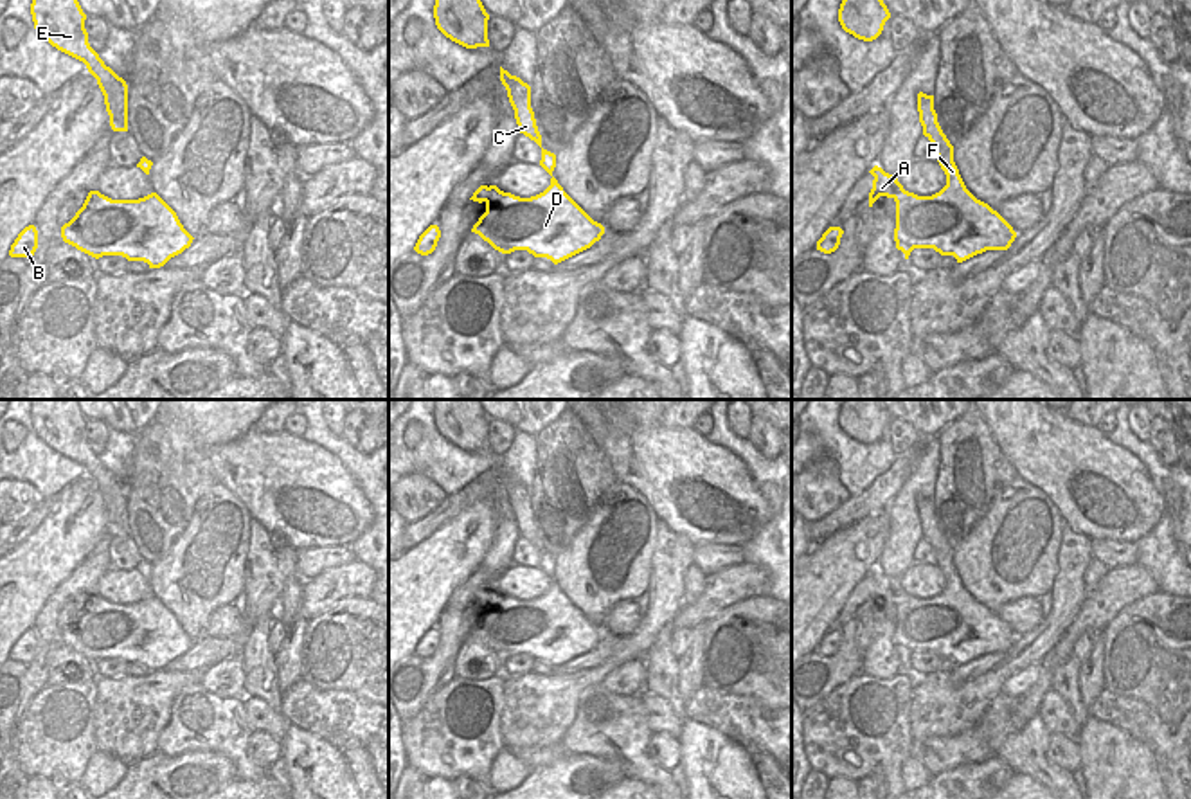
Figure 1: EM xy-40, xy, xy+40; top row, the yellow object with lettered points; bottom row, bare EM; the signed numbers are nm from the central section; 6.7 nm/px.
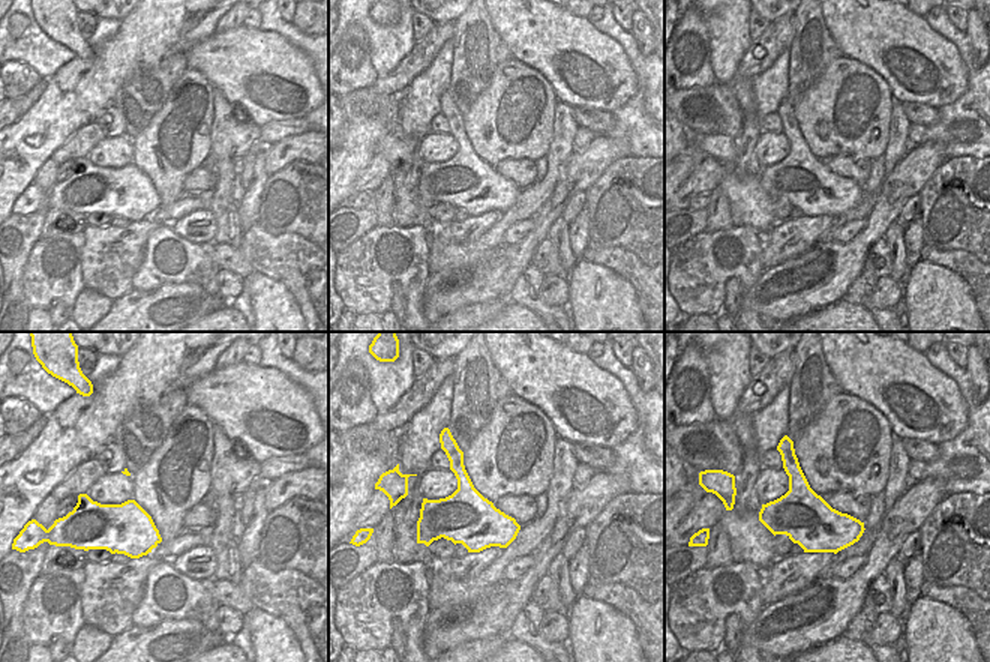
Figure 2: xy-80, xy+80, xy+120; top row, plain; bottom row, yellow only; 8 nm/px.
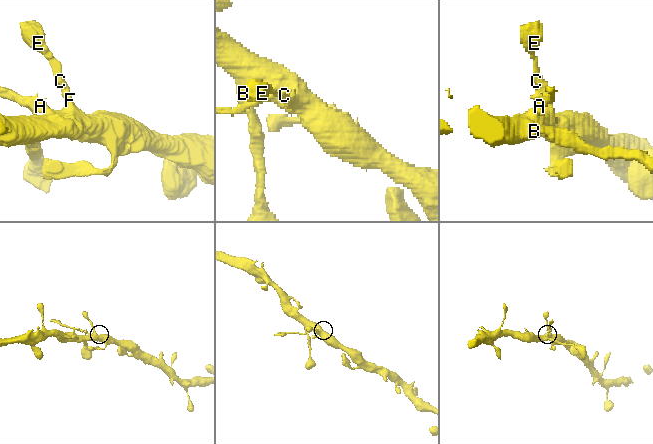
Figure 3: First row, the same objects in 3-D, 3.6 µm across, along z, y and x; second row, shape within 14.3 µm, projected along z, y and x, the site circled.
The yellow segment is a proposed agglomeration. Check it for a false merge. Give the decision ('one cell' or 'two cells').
two cells

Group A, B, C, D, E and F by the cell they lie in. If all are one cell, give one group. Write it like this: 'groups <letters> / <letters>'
groups A / B C D E F

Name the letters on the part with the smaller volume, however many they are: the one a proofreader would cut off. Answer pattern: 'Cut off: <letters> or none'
Cut off: A.

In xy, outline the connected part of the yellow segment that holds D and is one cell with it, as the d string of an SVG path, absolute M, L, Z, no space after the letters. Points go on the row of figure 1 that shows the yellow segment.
M552 176L551 185L531 198L489 185L486 212L471 232L502 254L527 250L558 265L599 241L604 227L594 221Z

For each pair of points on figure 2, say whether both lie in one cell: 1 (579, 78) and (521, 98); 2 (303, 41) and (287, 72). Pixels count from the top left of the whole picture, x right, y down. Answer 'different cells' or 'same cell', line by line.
1: different cells
2: different cells

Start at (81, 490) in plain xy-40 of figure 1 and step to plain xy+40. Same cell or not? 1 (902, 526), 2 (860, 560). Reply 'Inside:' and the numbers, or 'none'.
Inside: 2

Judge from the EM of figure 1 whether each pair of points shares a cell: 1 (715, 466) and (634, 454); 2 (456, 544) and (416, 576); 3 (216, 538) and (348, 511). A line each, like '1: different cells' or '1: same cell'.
1: same cell
2: same cell
3: different cells

